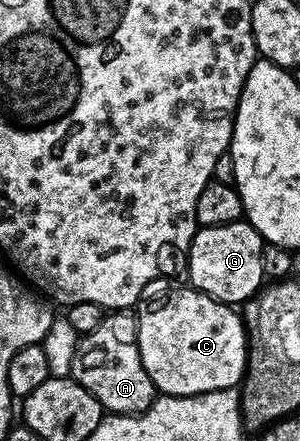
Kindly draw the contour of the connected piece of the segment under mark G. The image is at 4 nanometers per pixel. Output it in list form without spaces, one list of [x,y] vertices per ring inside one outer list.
[[[245,219],[227,225],[199,228],[194,234],[194,241],[190,244],[188,254],[189,284],[198,292],[224,301],[231,307],[237,306],[237,301],[245,303],[251,300],[264,285],[260,271],[260,251],[263,244],[262,236]]]

